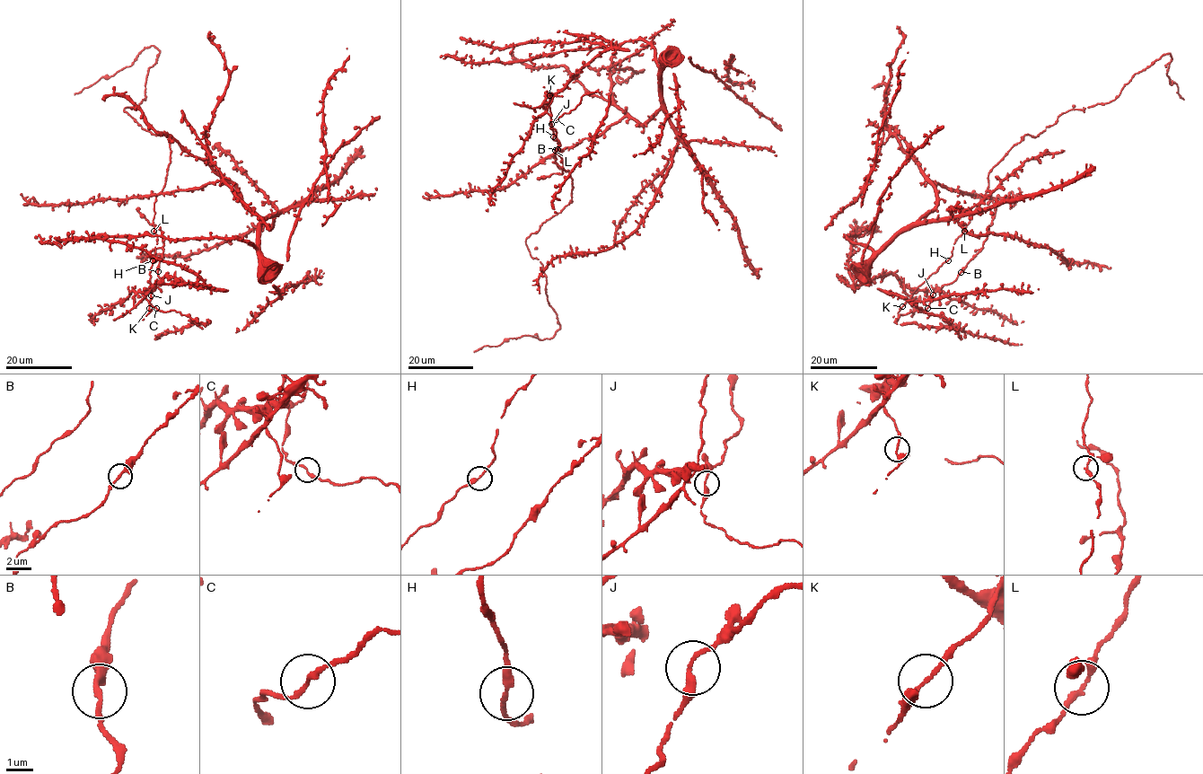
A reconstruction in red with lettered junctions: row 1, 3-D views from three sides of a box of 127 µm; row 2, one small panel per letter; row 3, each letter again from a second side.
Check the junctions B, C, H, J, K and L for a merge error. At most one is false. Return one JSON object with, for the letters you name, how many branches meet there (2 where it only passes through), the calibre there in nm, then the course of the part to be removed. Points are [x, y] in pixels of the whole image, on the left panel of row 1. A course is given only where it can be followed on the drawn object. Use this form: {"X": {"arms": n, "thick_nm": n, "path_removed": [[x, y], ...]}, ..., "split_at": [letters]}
{"split_at": []}

